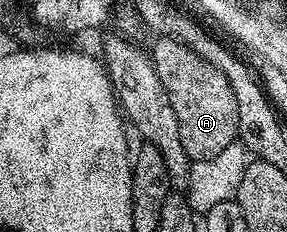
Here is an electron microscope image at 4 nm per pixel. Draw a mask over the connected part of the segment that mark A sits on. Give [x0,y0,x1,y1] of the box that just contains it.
[152,37,239,161]

